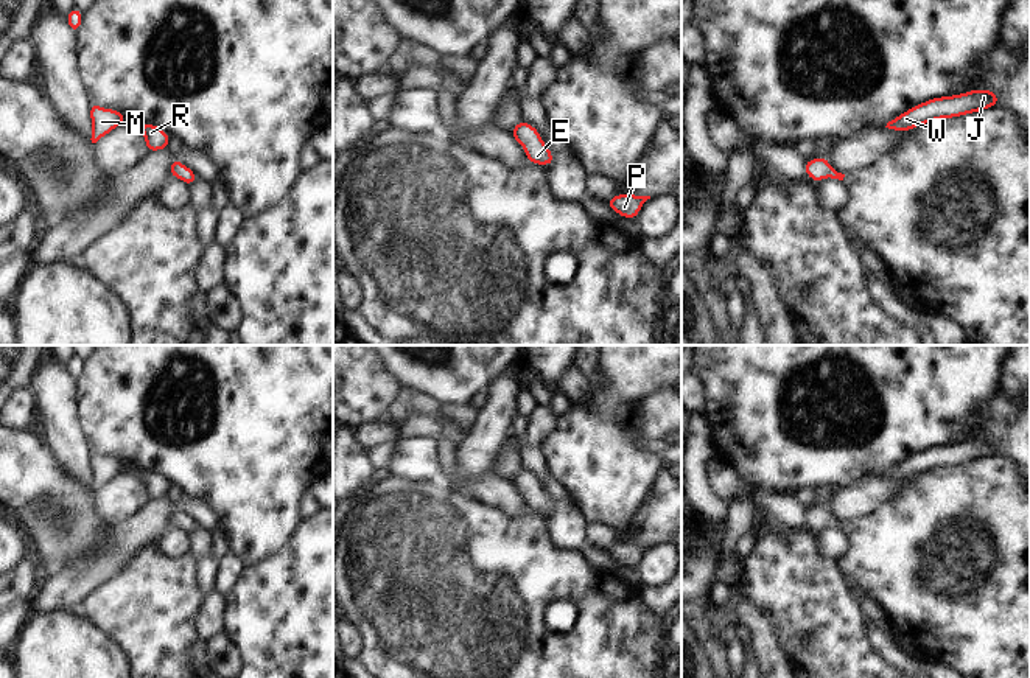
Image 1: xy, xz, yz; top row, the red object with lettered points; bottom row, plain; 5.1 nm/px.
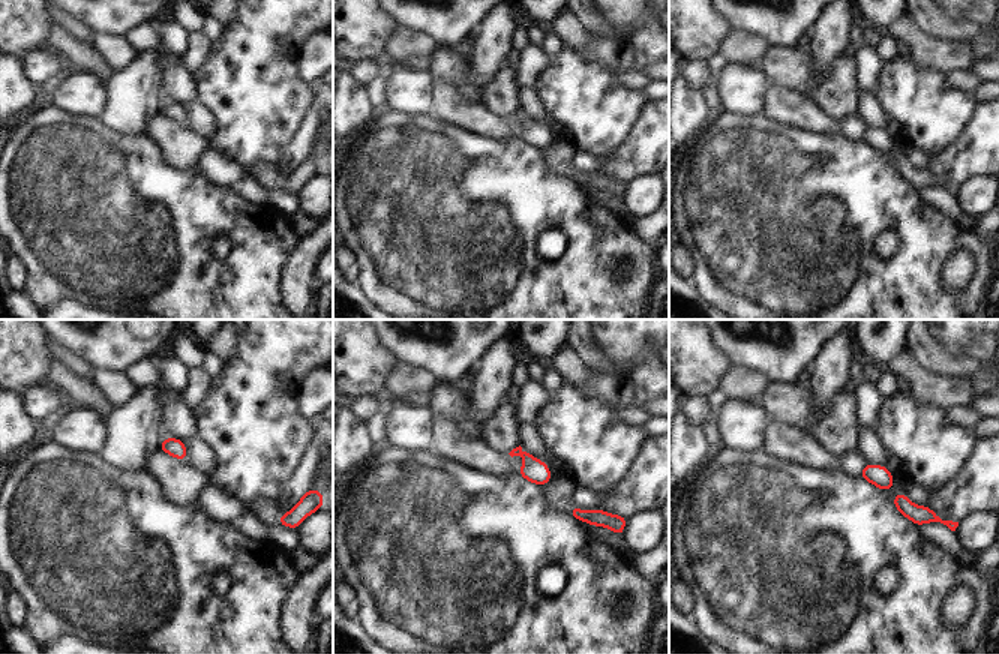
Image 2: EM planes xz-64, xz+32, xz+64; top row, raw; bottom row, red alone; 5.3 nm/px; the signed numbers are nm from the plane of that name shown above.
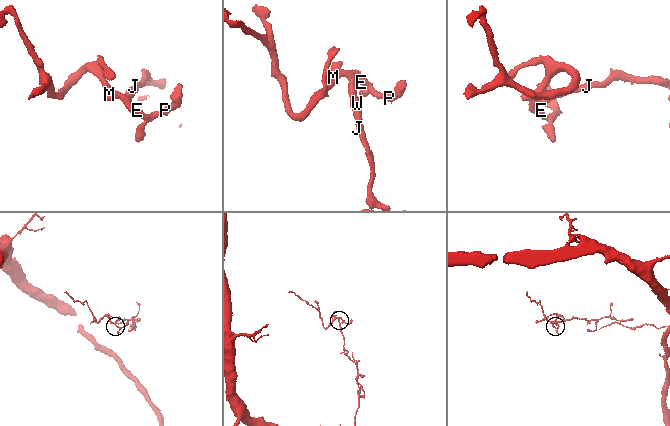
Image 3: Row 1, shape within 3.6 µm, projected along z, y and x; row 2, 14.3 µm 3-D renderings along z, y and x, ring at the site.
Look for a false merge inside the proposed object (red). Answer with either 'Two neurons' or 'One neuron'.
One neuron.

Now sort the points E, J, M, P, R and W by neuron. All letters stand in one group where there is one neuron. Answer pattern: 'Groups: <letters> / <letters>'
Groups: E J M P R W.

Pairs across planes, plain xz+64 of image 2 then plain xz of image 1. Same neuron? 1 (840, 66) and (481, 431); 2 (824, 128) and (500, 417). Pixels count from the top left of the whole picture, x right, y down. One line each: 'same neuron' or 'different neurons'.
1: different neurons
2: different neurons

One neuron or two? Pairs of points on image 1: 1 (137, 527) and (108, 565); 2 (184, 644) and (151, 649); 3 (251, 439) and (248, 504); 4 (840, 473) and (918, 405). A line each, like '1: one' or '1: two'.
1: one
2: one
3: one
4: one

